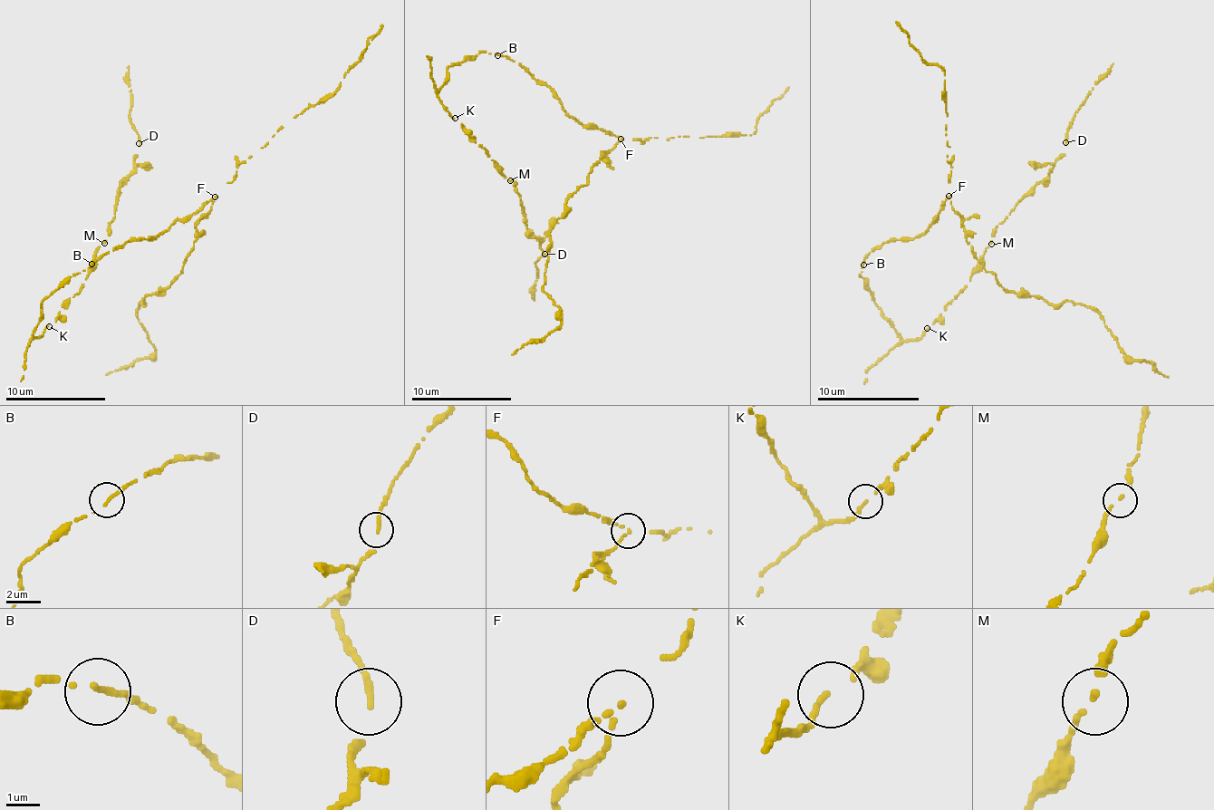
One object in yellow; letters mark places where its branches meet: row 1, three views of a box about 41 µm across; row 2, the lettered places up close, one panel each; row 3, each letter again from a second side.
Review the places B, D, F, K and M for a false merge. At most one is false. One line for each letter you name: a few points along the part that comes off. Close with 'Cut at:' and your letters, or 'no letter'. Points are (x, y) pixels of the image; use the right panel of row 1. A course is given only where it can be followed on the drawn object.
F: (948, 196), (970, 249), (1009, 293), (1042, 297), (1055, 305), (1067, 300), (1091, 305), (1122, 349), (1167, 377)
Cut at: F

